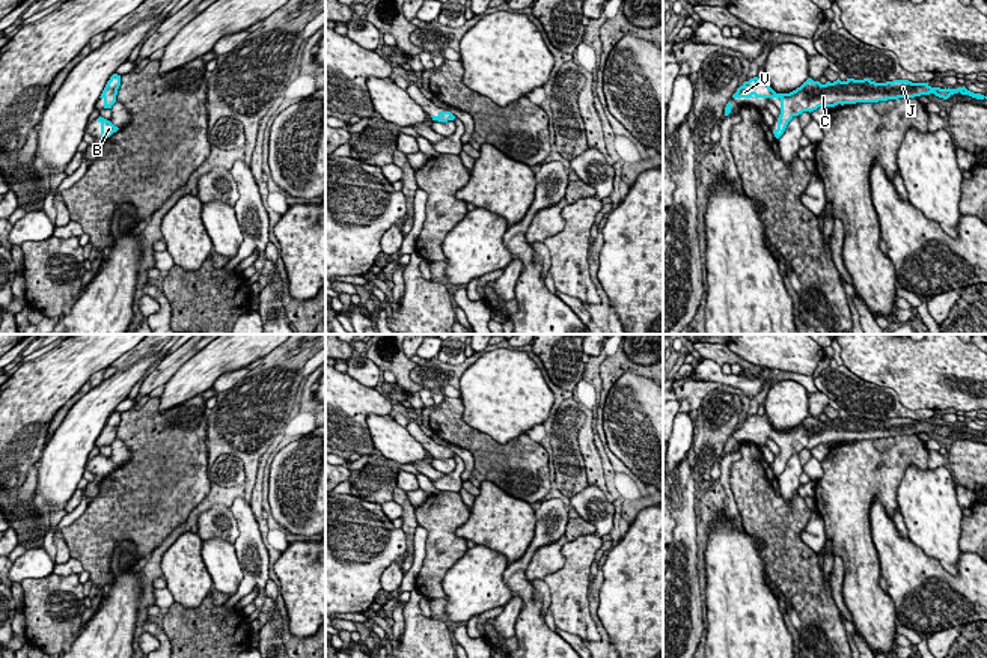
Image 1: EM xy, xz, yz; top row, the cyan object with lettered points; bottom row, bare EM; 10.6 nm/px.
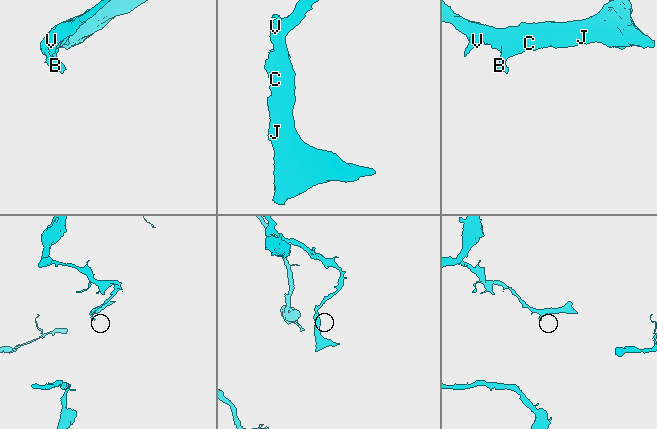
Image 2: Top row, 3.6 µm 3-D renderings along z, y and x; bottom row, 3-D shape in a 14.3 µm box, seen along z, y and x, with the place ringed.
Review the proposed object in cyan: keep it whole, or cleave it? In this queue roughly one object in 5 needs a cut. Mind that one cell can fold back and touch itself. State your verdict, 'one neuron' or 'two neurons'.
one neuron

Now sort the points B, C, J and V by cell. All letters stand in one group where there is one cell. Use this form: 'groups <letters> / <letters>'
groups B C J V

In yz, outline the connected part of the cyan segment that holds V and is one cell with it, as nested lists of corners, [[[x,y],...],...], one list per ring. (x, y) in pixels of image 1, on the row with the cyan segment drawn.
[[[753,77],[744,81],[732,98],[779,98],[781,99],[781,114],[778,117],[778,128],[773,129],[776,139],[779,139],[788,122],[802,114],[803,111],[814,111],[818,107],[835,107],[838,104],[856,104],[856,102],[879,102],[898,98],[915,98],[921,95],[934,93],[939,98],[948,99],[954,93],[969,95],[976,99],[987,99],[981,93],[973,93],[964,86],[957,89],[940,89],[931,87],[928,83],[912,83],[909,80],[894,80],[886,83],[875,83],[869,78],[854,80],[847,78],[841,81],[839,78],[833,83],[827,81],[821,84],[808,78],[800,87],[790,93],[776,93],[767,77]]]

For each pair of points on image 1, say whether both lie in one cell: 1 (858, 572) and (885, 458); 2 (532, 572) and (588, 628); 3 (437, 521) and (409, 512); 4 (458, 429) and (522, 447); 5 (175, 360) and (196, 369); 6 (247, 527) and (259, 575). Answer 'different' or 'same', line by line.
1: same
2: different
3: different
4: same
5: different
6: same

